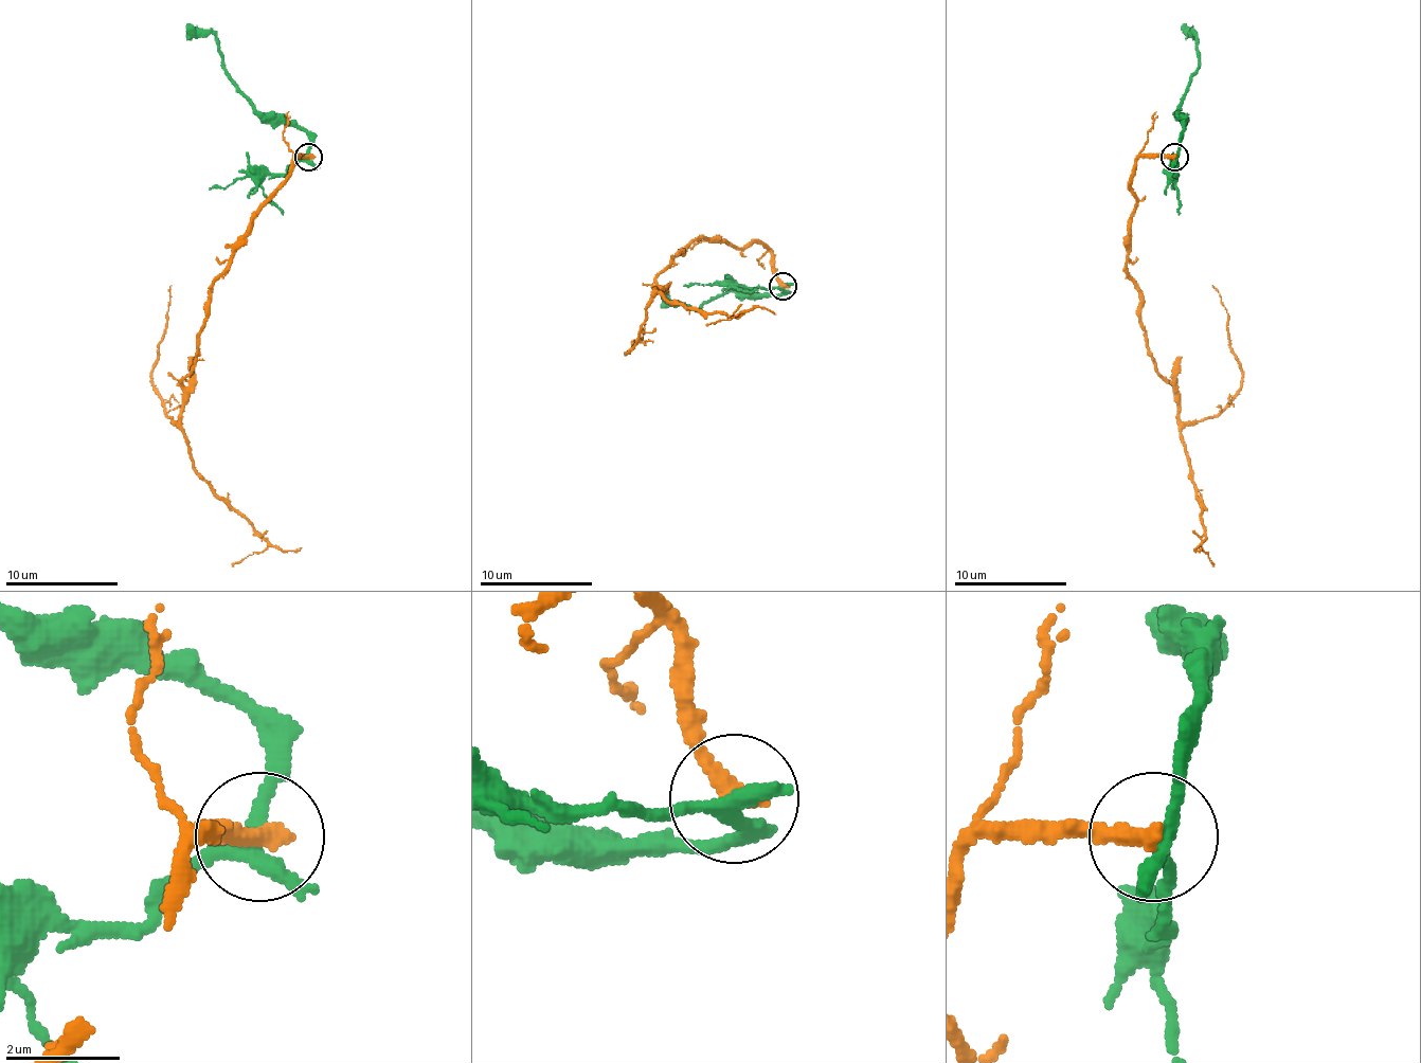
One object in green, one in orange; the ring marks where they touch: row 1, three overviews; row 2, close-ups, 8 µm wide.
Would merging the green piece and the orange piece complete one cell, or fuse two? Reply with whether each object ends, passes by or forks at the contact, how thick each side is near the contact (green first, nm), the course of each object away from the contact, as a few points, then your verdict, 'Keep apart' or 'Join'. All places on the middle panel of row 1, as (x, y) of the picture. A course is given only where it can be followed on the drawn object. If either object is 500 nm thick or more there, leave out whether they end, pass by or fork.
At the ring green forks. At the ring orange ends. Thickness 240 nm (green) against 360 nm. Course of green: (784, 287), (784, 292), (775, 295), (724, 292), (699, 309), (687, 304), (673, 304), (662, 292). Course of orange: (784, 287), (763, 245), (696, 238), (657, 278), (657, 289), (704, 312), (741, 312), (707, 326). Keep apart

